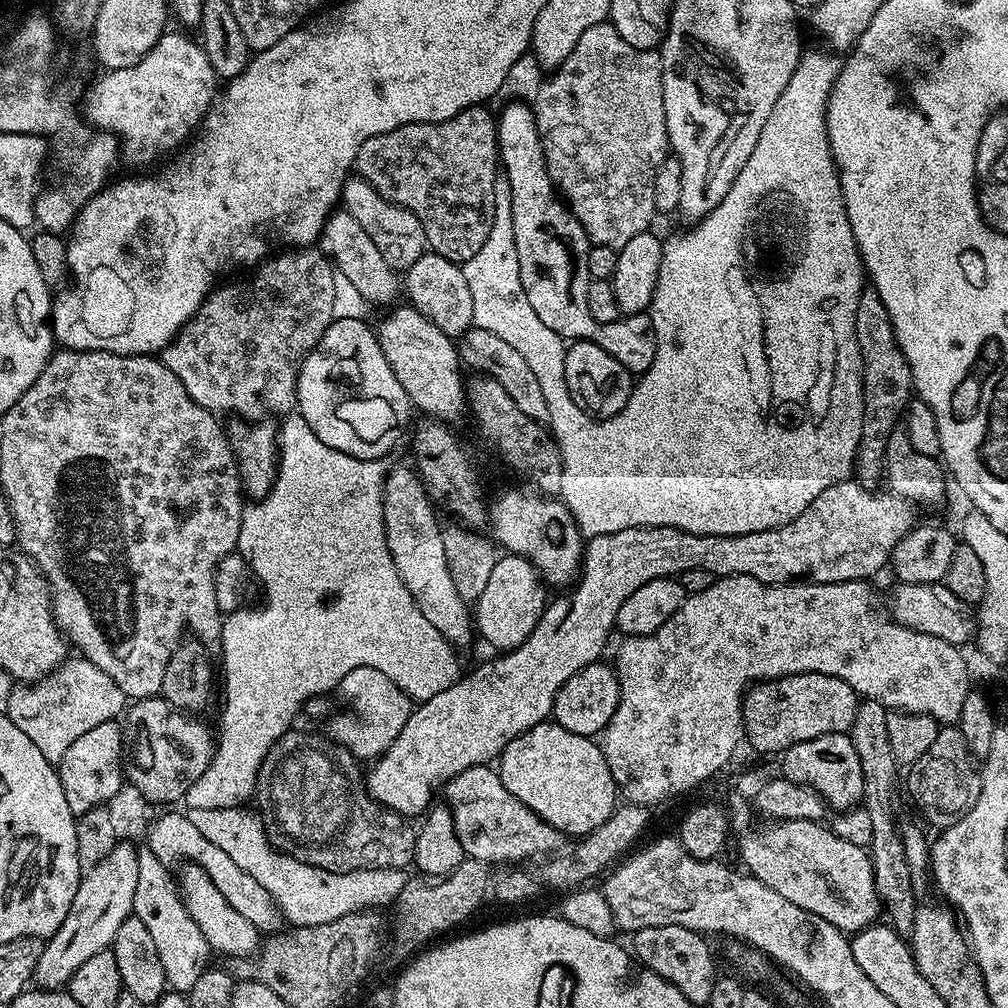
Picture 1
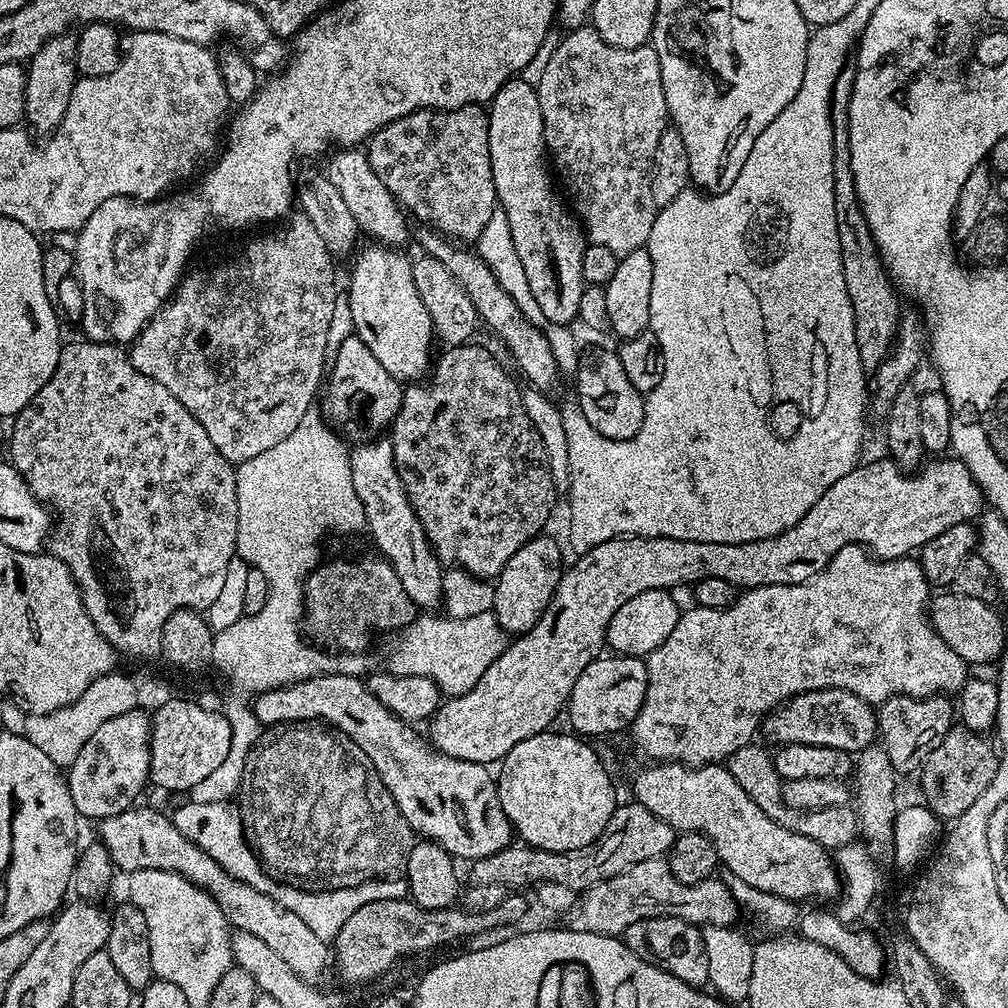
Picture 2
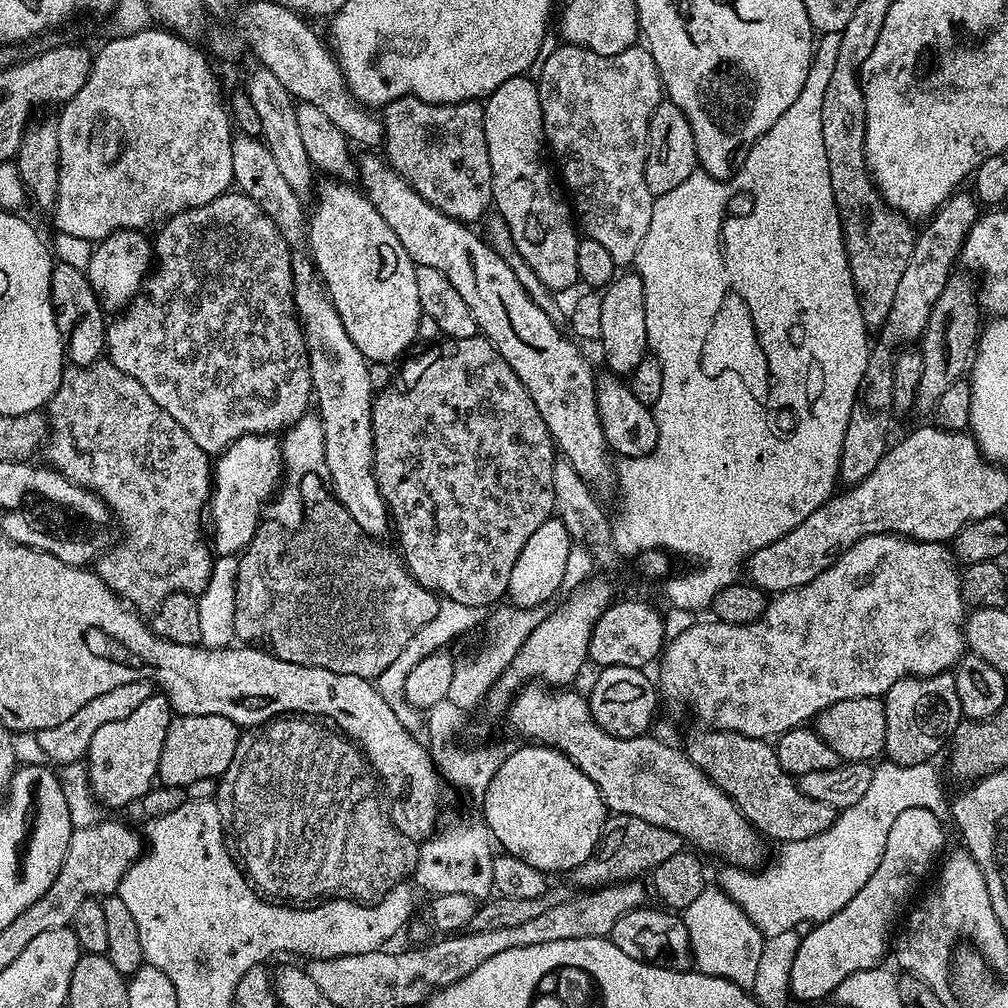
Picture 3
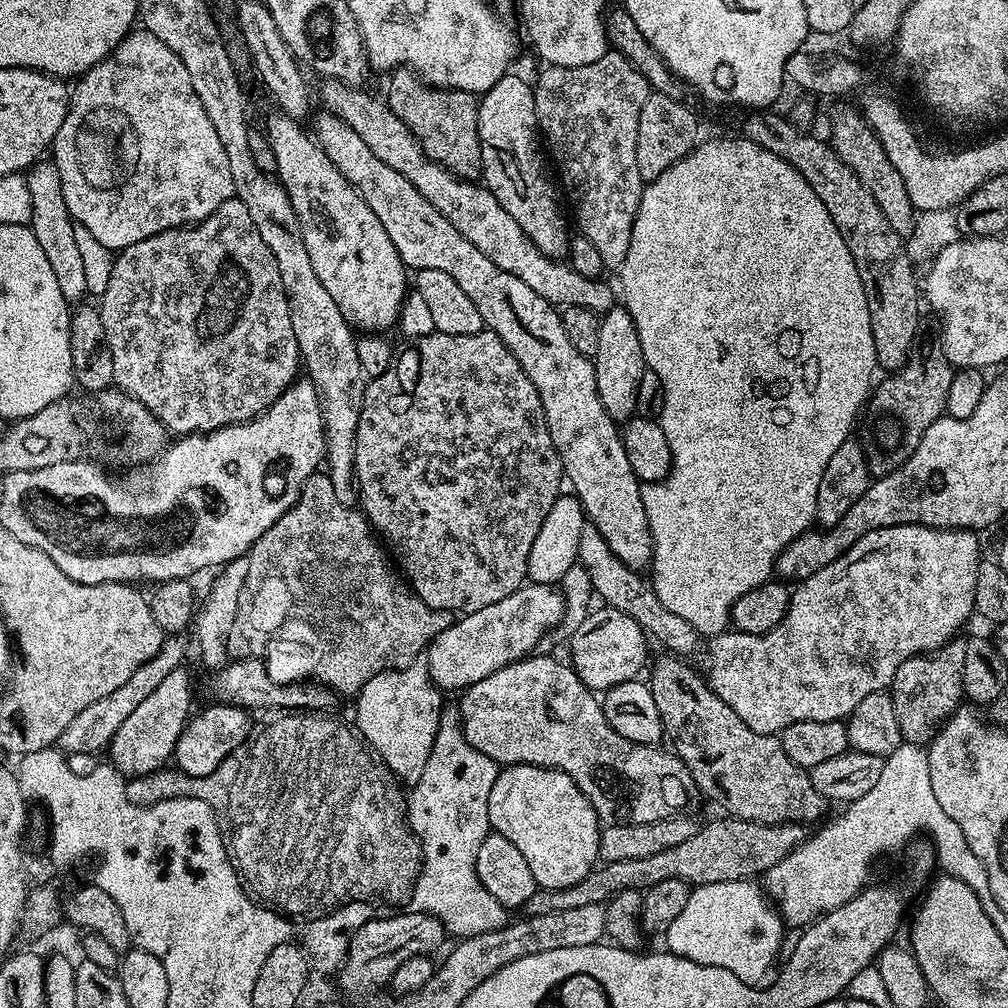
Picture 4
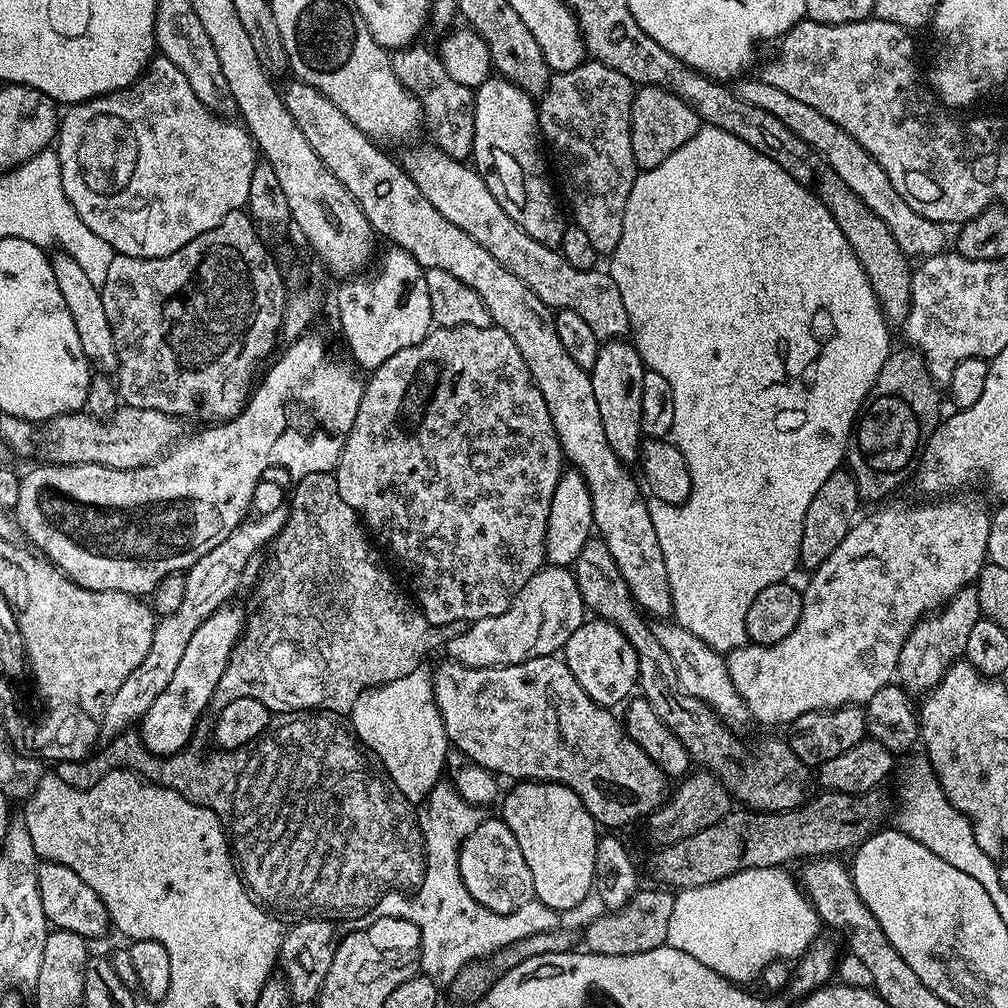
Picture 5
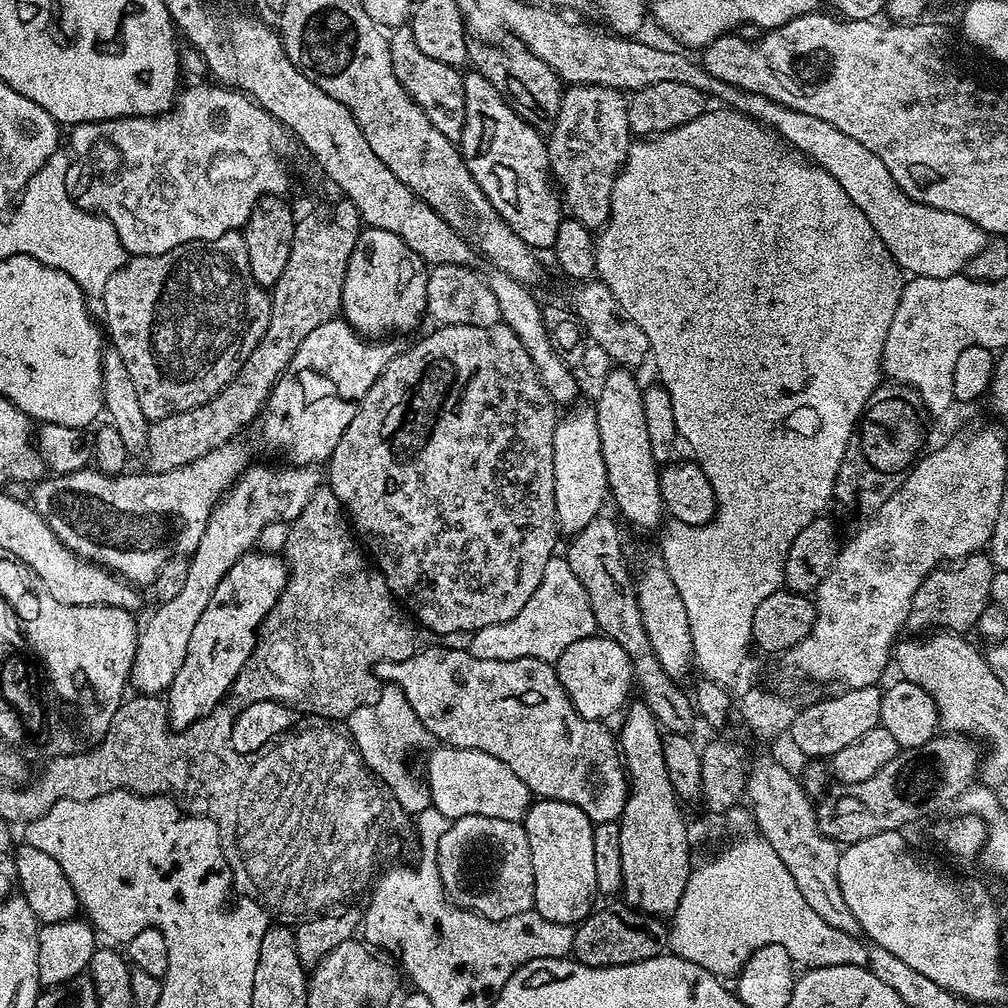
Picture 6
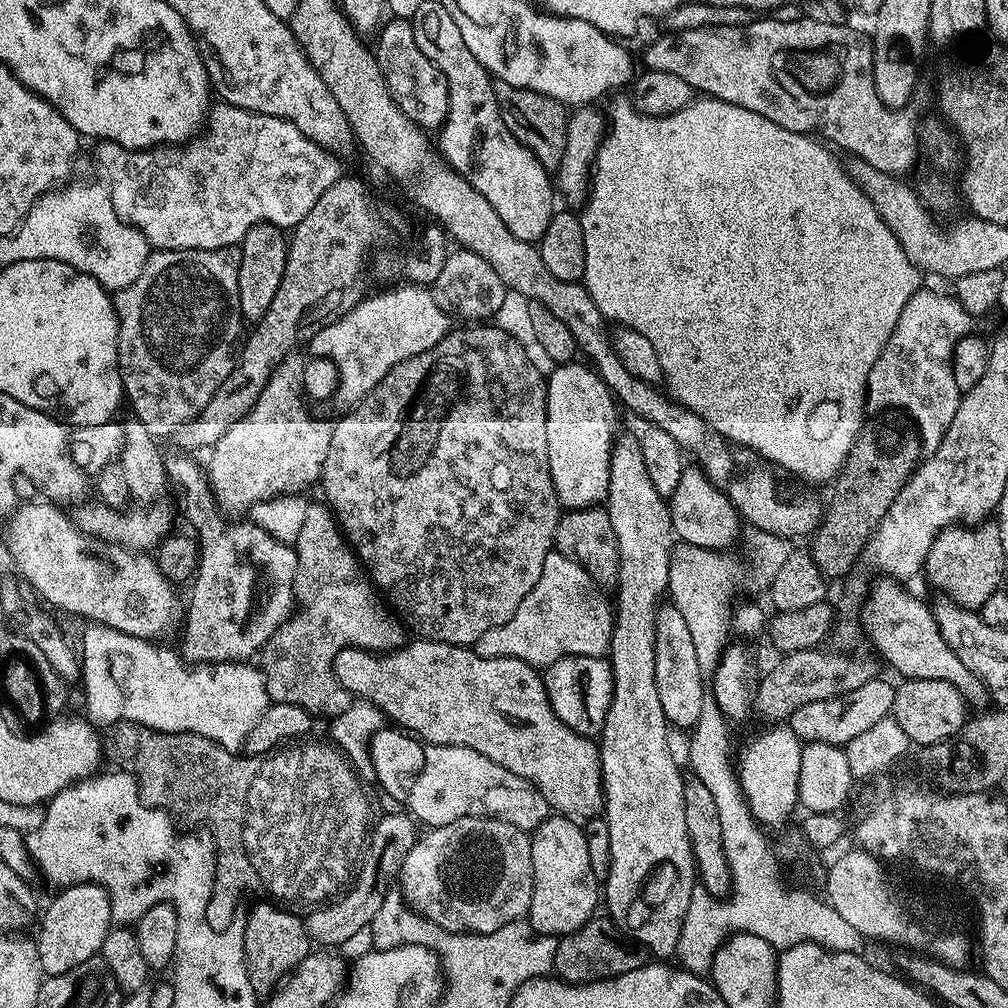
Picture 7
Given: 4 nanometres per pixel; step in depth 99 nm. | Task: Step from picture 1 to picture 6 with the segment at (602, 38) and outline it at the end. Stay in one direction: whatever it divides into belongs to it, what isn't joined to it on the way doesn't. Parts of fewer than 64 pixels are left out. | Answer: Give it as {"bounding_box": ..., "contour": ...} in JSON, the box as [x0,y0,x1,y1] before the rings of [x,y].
{"bounding_box":[546,84,628,230],"contour":[[[574,84],[565,87],[556,121],[546,136],[550,172],[562,193],[567,215],[593,230],[603,228],[608,220],[616,175],[628,157],[627,110],[628,100],[621,89]]]}

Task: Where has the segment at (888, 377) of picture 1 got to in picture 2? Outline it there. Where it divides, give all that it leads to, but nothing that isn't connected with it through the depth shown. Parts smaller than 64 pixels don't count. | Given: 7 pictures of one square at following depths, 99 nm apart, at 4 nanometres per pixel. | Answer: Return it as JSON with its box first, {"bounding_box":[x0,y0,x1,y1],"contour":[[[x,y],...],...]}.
{"bounding_box":[832,66,902,374],"contour":[[[844,66],[832,91],[834,218],[838,218],[838,246],[842,250],[842,274],[846,274],[846,294],[850,294],[850,306],[854,310],[854,338],[858,342],[858,358],[862,358],[865,373],[872,374],[892,349],[902,308],[896,301],[898,292],[894,287],[893,277],[888,275],[888,269],[880,259],[880,252],[876,249],[854,190],[848,149],[848,107],[855,77],[855,67]]]}

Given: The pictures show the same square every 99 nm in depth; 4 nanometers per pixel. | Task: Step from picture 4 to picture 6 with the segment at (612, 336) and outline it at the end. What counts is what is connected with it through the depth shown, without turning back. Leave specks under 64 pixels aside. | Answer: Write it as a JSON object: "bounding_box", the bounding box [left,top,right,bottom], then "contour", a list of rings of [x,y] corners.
{"bounding_box":[594,366,666,532],"contour":[[[616,366],[611,369],[613,372],[600,384],[600,393],[596,396],[594,411],[598,422],[598,442],[602,462],[606,462],[606,478],[608,479],[608,491],[611,503],[616,503],[616,508],[636,528],[648,532],[651,528],[659,529],[666,513],[662,494],[660,493],[660,468],[650,454],[650,438],[646,431],[646,410],[642,410],[642,398],[644,388],[635,380],[633,373],[623,366]]]}

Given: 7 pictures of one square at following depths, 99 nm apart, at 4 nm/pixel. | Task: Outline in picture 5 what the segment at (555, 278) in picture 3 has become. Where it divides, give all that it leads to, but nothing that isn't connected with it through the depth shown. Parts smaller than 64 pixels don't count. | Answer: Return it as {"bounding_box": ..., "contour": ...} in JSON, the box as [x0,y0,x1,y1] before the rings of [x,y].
{"bounding_box":[470,78,566,249],"contour":[[[489,78],[474,90],[474,146],[470,157],[478,175],[498,198],[498,206],[510,214],[534,242],[559,249],[566,227],[566,216],[556,205],[552,184],[544,177],[544,160],[540,157],[542,133],[538,104],[518,85],[503,78]]]}

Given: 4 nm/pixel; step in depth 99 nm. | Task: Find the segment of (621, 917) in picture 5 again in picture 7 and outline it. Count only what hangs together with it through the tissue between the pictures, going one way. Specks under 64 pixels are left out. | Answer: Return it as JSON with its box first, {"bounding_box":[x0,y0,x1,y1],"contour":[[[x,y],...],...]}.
{"bounding_box":[552,914,645,984],"contour":[[[597,914],[577,932],[557,939],[552,967],[555,975],[568,984],[589,984],[595,980],[613,980],[616,976],[640,967],[645,960],[645,949],[625,936],[607,915]]]}

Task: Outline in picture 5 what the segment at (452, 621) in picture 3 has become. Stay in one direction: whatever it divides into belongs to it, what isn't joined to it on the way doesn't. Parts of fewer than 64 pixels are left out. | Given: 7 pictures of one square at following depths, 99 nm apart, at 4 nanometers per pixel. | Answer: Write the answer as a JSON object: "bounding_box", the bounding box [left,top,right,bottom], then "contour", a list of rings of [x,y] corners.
{"bounding_box":[350,668,450,804],"contour":[[[419,668],[405,676],[395,679],[394,682],[380,684],[376,688],[368,688],[358,696],[358,701],[350,713],[351,729],[359,743],[369,752],[374,752],[385,770],[388,772],[389,781],[396,791],[400,792],[413,804],[420,803],[428,796],[429,790],[441,779],[441,772],[450,753],[448,735],[445,724],[442,722],[440,711],[437,709],[436,700],[433,698],[431,671]]]}

